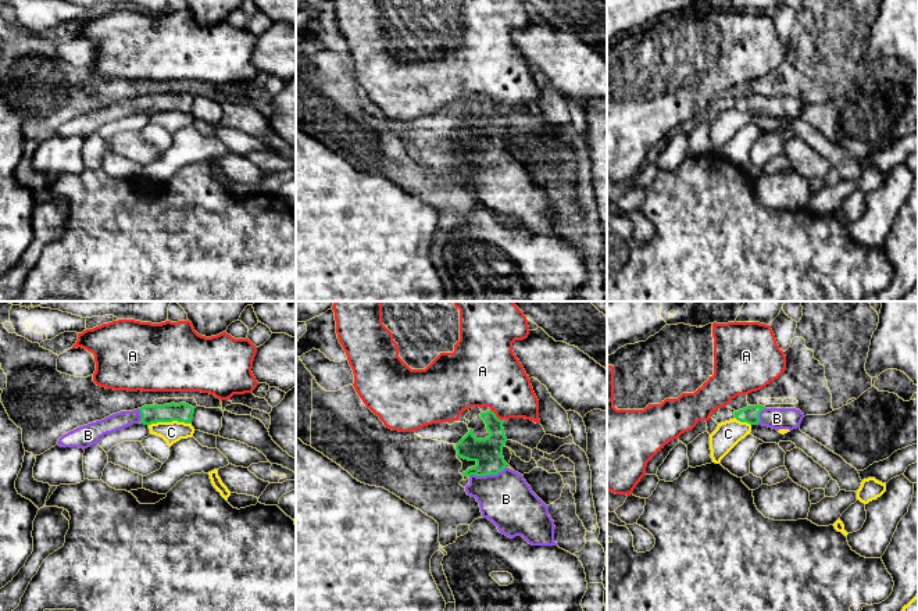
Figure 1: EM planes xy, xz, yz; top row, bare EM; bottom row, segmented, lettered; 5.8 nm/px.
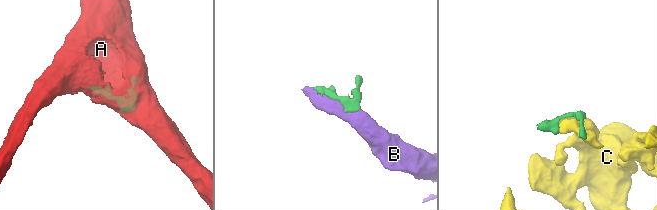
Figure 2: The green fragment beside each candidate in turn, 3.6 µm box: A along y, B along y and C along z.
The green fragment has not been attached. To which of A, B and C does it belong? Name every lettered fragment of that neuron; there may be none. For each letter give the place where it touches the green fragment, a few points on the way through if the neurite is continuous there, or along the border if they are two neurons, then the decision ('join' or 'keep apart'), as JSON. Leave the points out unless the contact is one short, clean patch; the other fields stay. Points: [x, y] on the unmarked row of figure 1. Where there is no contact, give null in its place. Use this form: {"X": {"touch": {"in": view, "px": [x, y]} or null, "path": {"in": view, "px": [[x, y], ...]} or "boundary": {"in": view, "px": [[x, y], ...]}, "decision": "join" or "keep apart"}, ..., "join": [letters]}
{"A": {"touch": {"in": "xz", "px": [495, 104]}, "boundary": {"in": "xz", "px": [[490, 99], [502, 110]]}, "decision": "keep apart"}, "B": {"touch": {"in": "xz", "px": [488, 163]}, "decision": "join"}, "C": {"touch": {"in": "xy", "px": [168, 110]}, "decision": "keep apart"}, "join": ["B"]}

